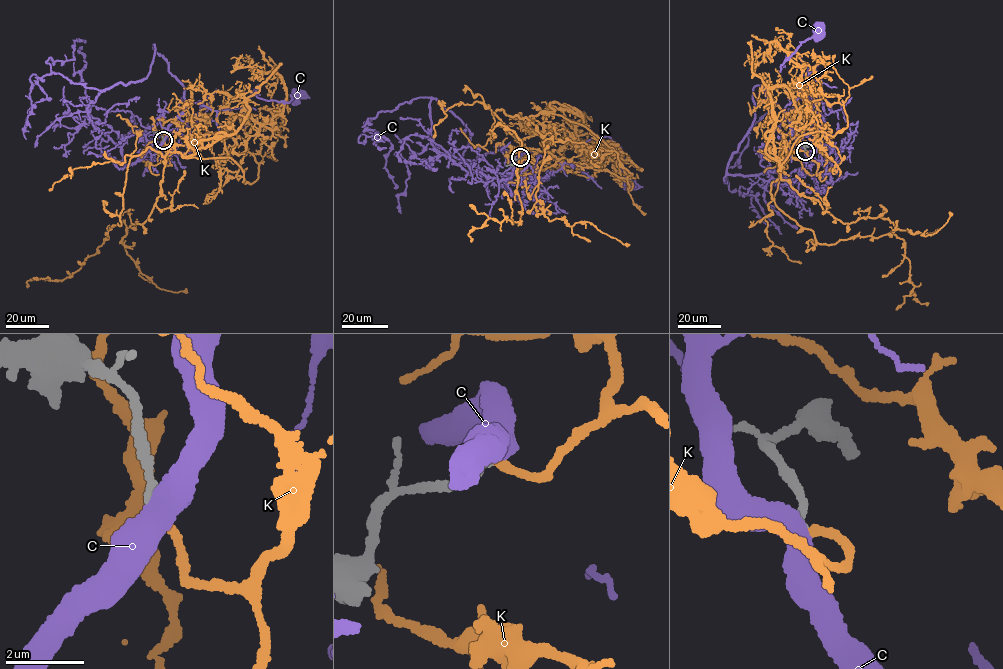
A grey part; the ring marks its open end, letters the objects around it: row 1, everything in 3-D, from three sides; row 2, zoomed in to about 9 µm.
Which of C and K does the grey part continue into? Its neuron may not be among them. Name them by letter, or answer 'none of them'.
K

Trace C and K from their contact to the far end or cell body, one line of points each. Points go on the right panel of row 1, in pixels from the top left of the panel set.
C: (805, 151), (784, 109), (798, 97), (807, 67), (792, 52), (786, 56), (779, 71), (783, 63), (818, 29)
K: (805, 151), (796, 143), (806, 108), (775, 159), (777, 206), (820, 243), (903, 239), (910, 294), (928, 303)

